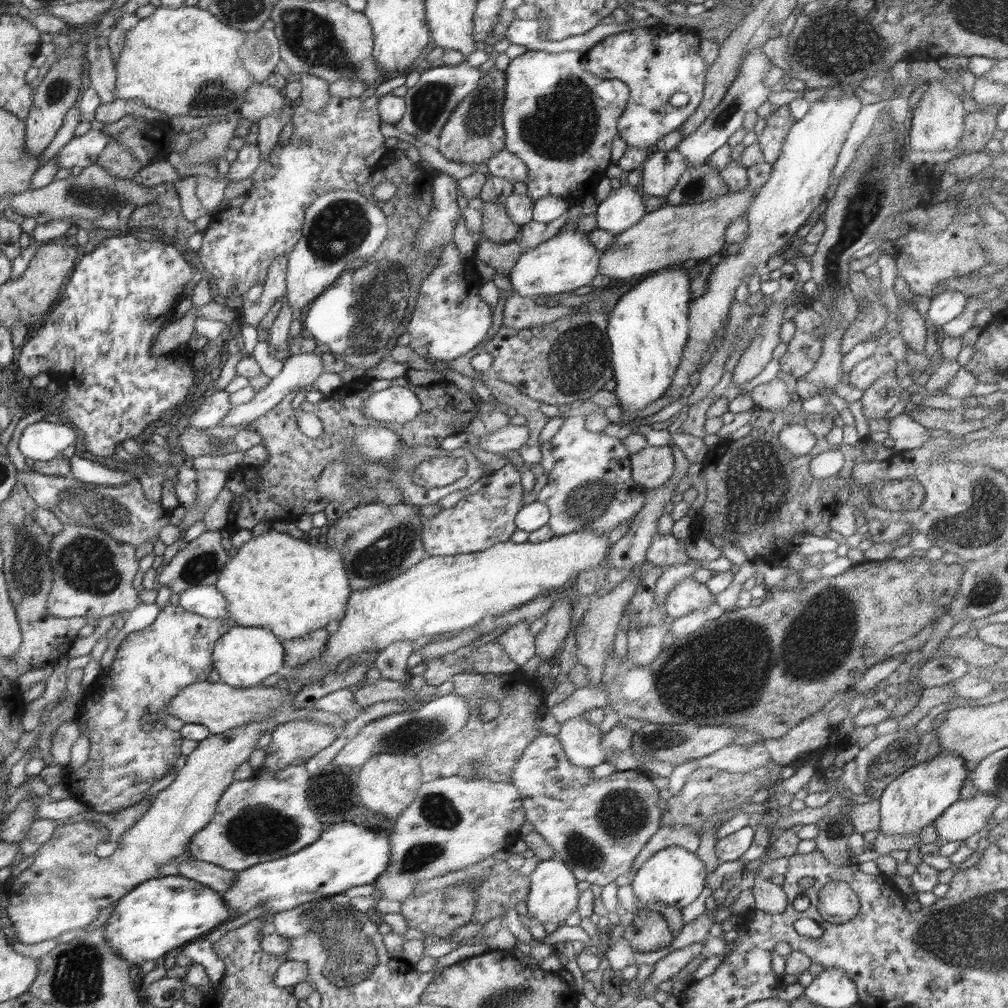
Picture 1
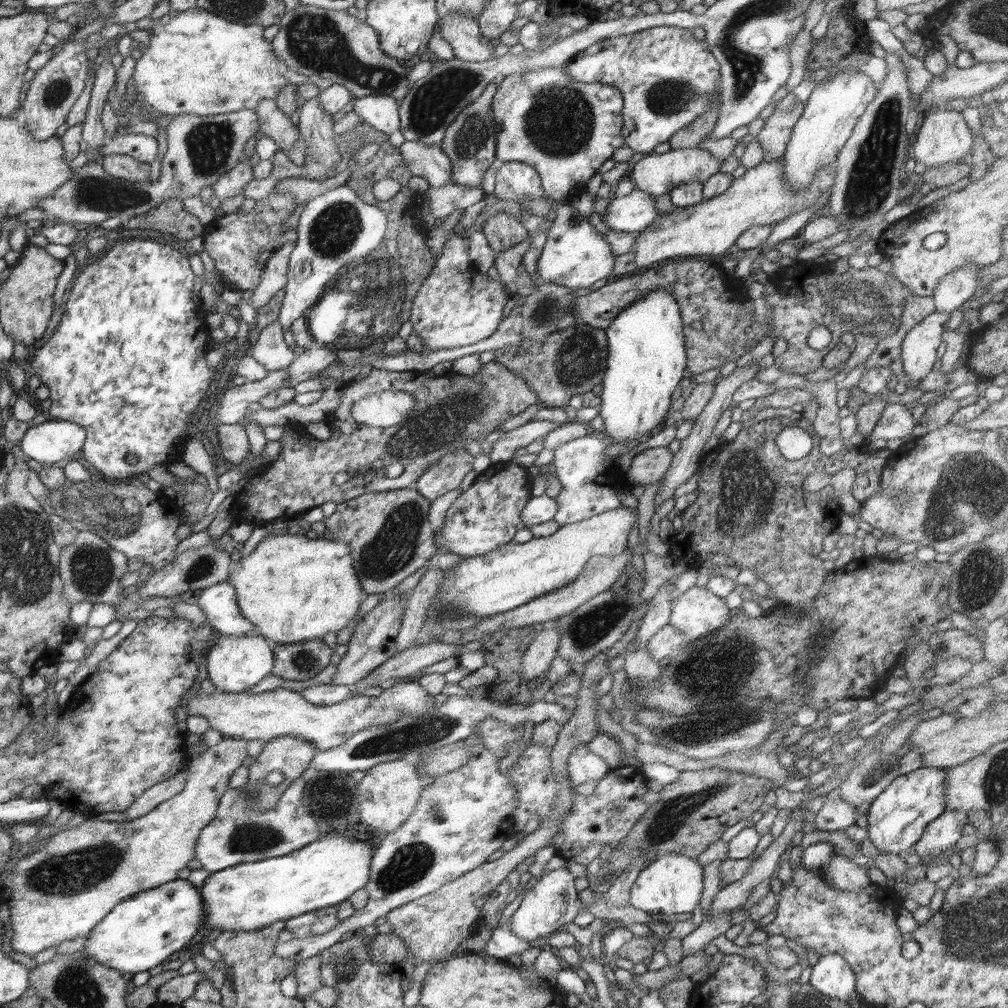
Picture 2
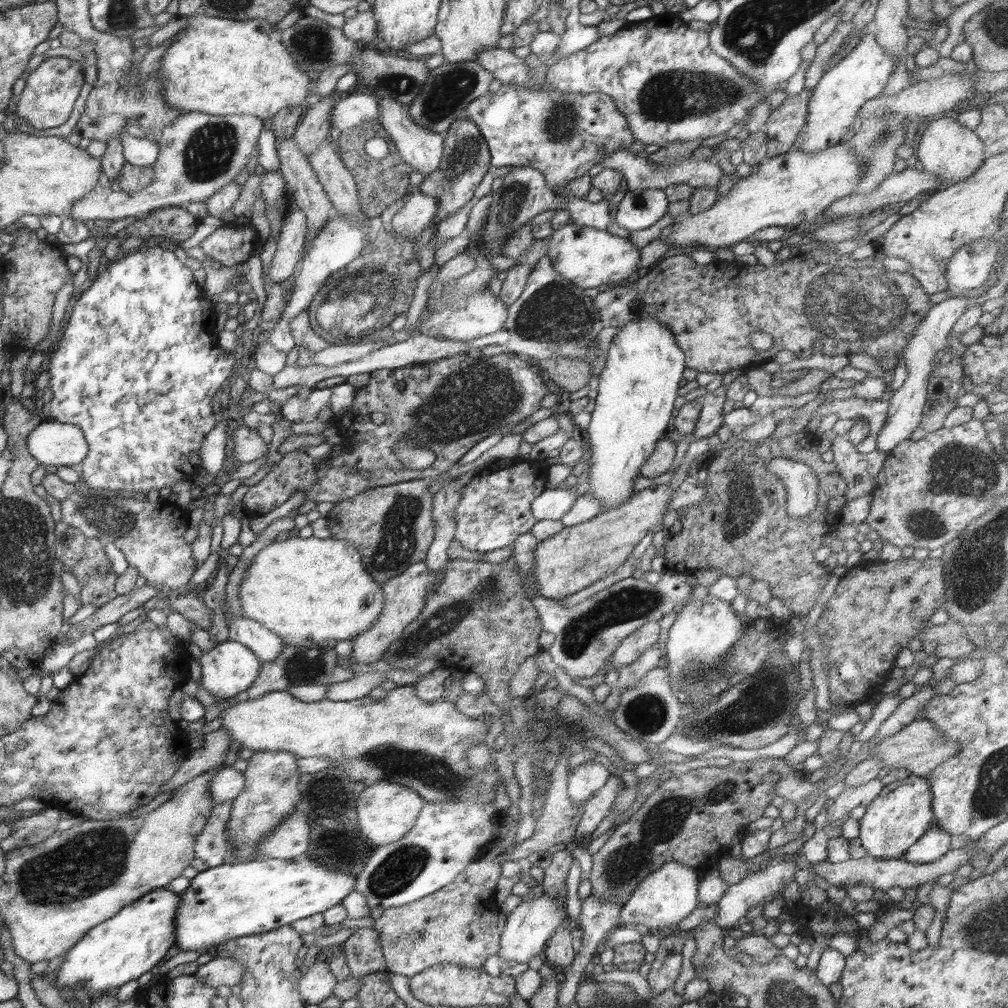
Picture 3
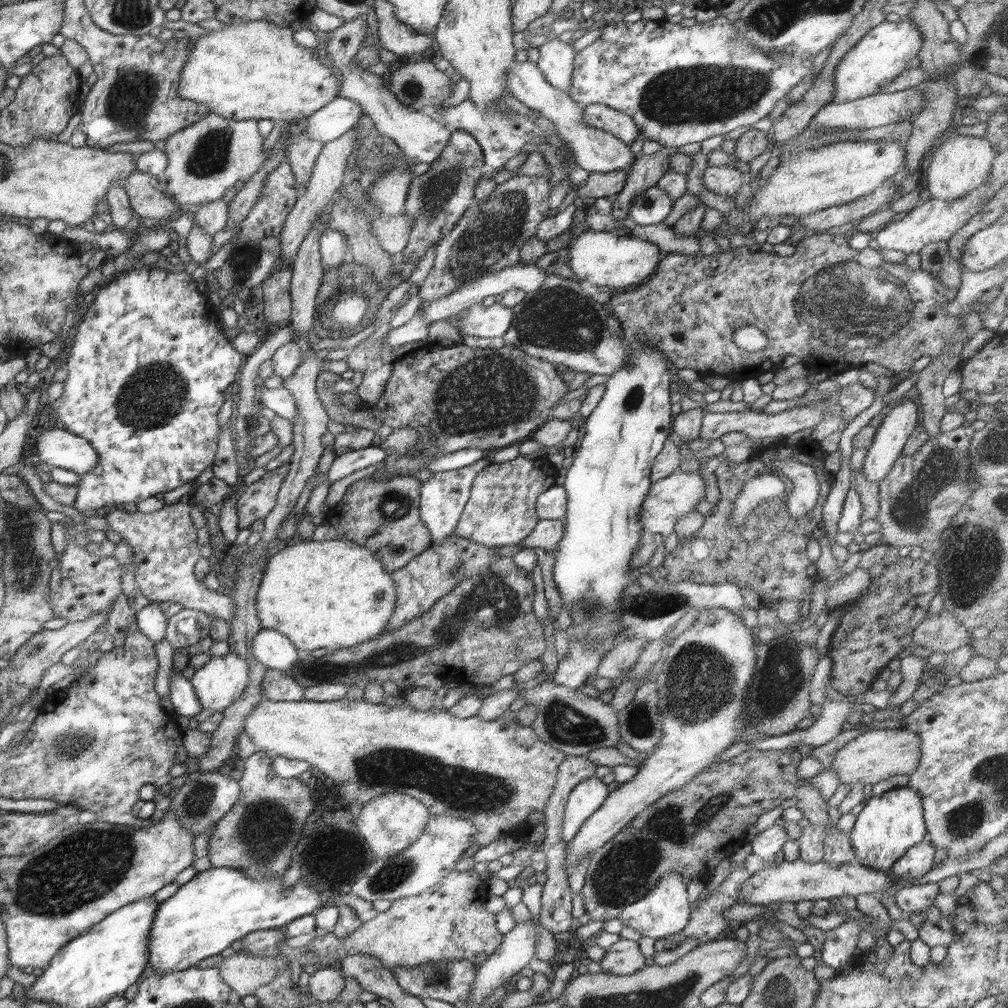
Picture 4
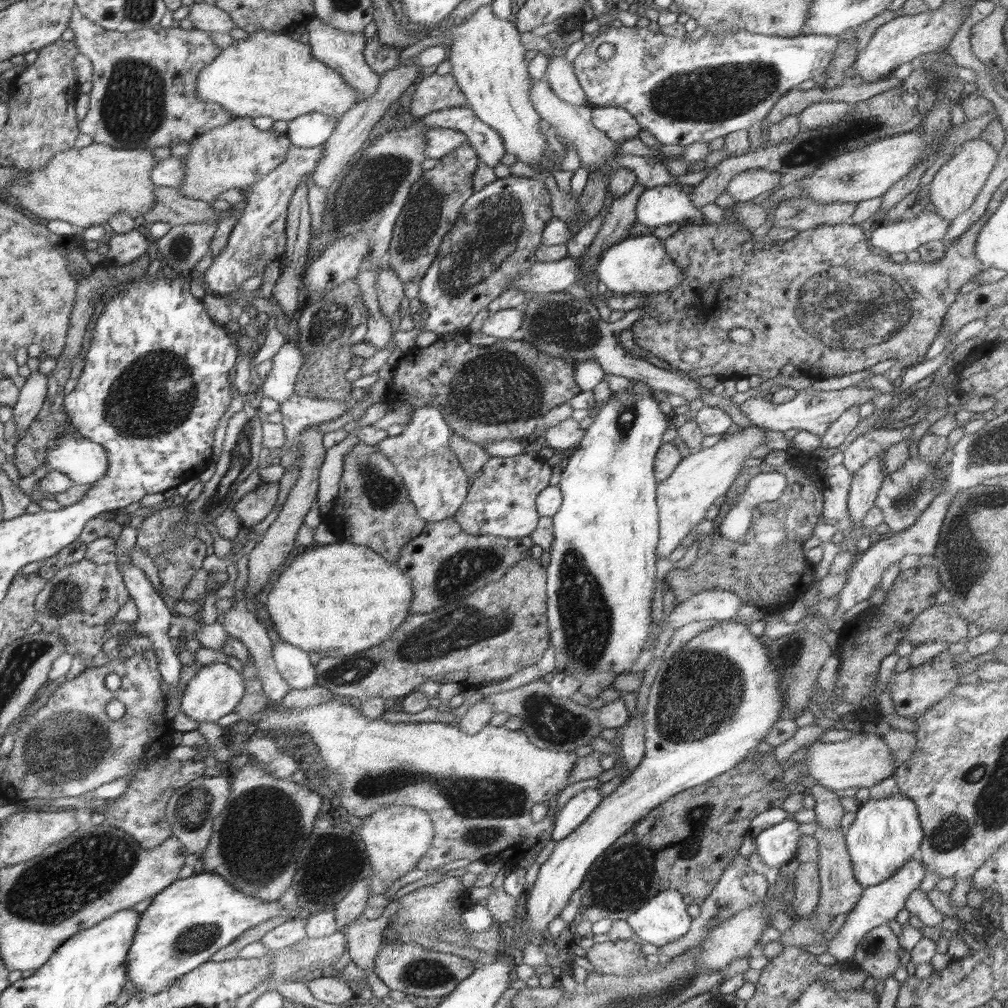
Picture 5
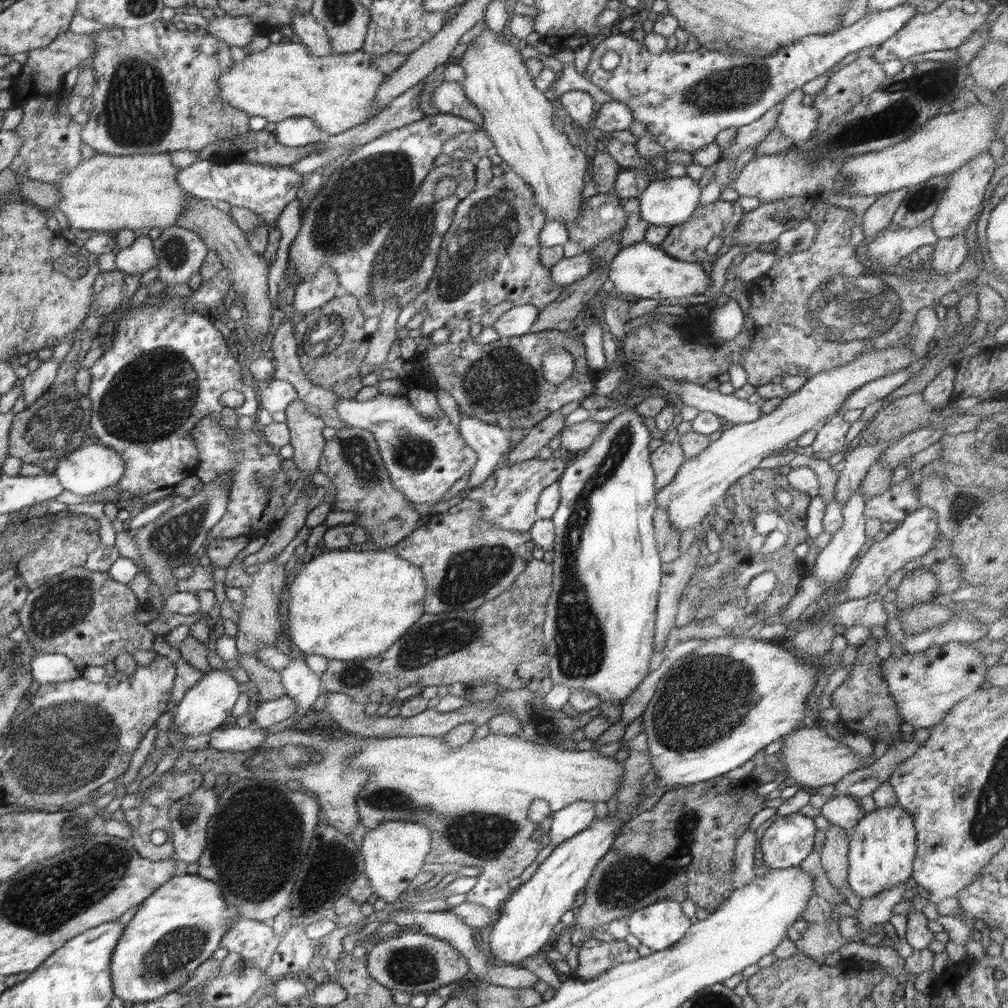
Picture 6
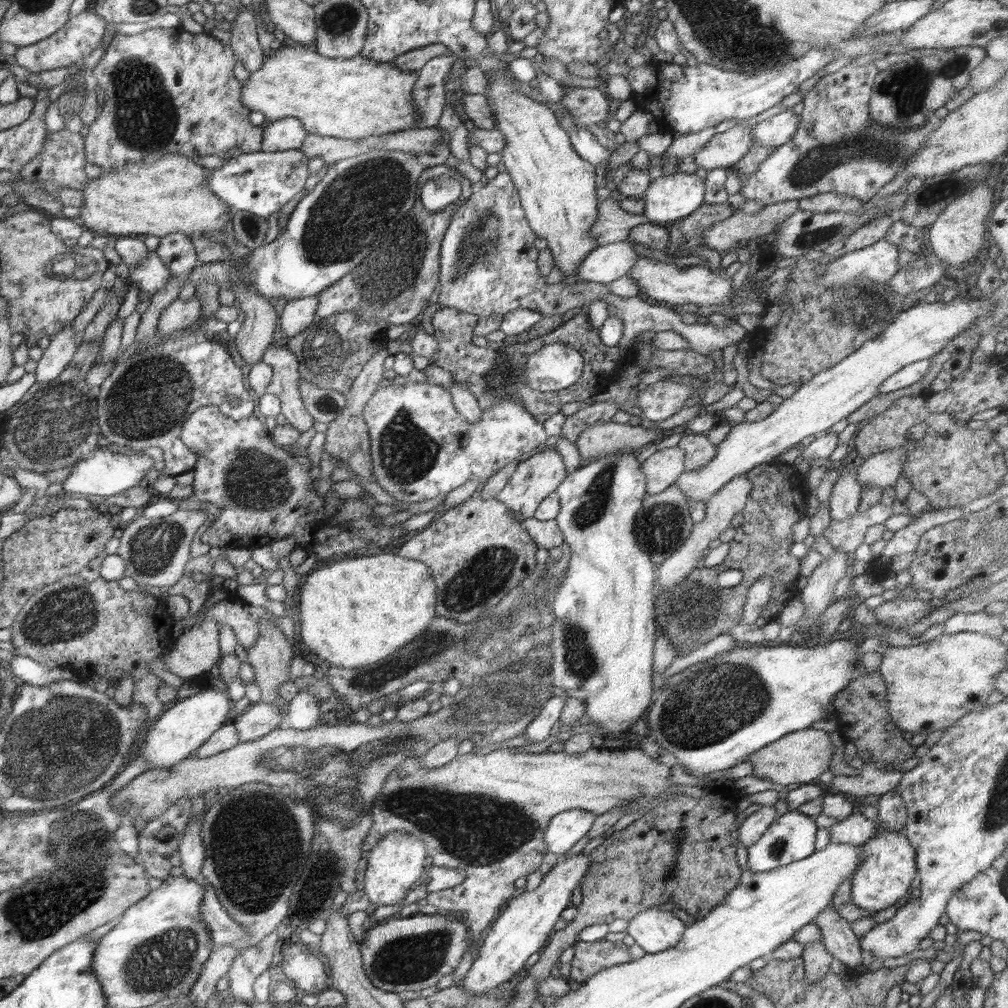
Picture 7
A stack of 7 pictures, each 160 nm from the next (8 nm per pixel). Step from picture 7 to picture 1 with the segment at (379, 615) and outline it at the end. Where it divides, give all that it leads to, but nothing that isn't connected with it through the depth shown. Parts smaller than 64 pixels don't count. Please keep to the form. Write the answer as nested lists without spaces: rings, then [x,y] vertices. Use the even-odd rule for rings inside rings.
[[[274,530],[263,533],[260,536],[253,536],[249,542],[246,542],[246,544],[240,548],[238,547],[237,554],[231,559],[228,559],[228,563],[224,565],[224,569],[218,573],[215,587],[226,597],[227,603],[229,604],[226,612],[228,612],[228,618],[230,618],[230,621],[234,625],[270,629],[270,632],[281,639],[282,642],[284,642],[284,640],[302,638],[309,633],[314,633],[314,630],[325,628],[326,625],[333,620],[340,621],[342,617],[344,617],[344,613],[346,613],[350,595],[353,593],[349,585],[349,574],[346,572],[344,562],[342,562],[342,556],[340,556],[338,550],[328,550],[324,544],[314,546],[314,544],[308,542],[306,536],[297,534],[294,531],[282,534],[282,532]]]

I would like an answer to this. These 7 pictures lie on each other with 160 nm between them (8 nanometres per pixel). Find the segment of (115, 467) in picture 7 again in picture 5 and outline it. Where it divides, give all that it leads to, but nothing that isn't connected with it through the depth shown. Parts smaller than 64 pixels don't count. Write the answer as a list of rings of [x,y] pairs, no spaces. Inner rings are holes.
[[[82,436],[58,440],[48,454],[48,469],[62,472],[78,485],[94,486],[109,472],[108,451]]]

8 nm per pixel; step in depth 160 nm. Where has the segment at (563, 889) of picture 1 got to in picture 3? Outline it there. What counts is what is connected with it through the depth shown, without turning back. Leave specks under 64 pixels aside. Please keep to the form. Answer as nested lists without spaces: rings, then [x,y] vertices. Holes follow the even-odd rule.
[[[543,893],[529,901],[520,903],[514,911],[507,915],[507,923],[500,930],[500,958],[504,961],[528,963],[532,958],[538,957],[538,955],[542,956],[548,939],[560,925],[570,925],[572,929],[577,927],[576,923],[570,919],[565,920],[565,916],[566,905],[557,898],[551,898],[549,894]]]

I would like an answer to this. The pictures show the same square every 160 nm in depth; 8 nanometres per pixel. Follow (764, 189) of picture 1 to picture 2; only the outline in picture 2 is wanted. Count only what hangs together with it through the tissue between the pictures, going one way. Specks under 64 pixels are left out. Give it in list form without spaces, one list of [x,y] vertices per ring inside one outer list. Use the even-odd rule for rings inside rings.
[[[855,69],[840,71],[836,78],[817,84],[805,102],[805,109],[794,125],[782,156],[783,175],[793,191],[805,191],[817,170],[836,162],[840,150],[852,137],[858,119],[877,95],[877,88],[878,84]]]

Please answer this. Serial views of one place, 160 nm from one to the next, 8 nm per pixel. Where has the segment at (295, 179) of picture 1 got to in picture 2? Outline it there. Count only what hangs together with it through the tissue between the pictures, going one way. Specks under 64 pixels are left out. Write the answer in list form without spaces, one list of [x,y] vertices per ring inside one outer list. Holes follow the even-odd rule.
[[[272,191],[267,198],[256,201],[256,206],[250,212],[244,211],[242,207],[227,215],[217,216],[210,224],[205,225],[205,233],[203,234],[203,244],[205,251],[215,260],[215,268],[220,272],[222,283],[237,291],[249,291],[256,288],[262,282],[261,274],[264,273],[268,260],[277,250],[287,242],[295,242],[297,239],[297,229],[294,231],[286,231],[282,229],[282,225],[288,220],[289,216],[294,212],[296,207],[295,196],[292,193],[276,193]]]

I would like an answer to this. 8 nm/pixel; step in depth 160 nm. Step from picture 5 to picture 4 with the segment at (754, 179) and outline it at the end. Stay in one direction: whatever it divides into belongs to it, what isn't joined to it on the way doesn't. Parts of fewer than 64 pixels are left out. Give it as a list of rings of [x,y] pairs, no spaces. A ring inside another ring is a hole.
[[[707,166],[703,170],[705,187],[720,196],[735,196],[747,181],[747,175],[732,166]]]

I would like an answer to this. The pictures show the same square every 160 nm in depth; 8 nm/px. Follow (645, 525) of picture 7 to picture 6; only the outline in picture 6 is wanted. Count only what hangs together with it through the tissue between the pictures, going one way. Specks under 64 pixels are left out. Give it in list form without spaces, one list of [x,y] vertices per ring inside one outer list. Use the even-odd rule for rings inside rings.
[[[657,508],[652,521],[654,521],[654,531],[656,531],[656,547],[658,547],[662,563],[670,563],[680,558],[681,534],[670,526],[666,510]]]

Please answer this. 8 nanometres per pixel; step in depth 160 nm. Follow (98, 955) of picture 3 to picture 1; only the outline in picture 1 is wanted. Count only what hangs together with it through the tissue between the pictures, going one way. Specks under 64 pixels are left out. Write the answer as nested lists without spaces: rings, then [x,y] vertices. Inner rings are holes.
[[[179,874],[158,876],[138,885],[117,902],[110,918],[105,922],[103,937],[114,954],[126,960],[131,968],[136,965],[141,968],[144,962],[159,959],[172,948],[178,948],[184,942],[190,943],[190,940],[199,938],[202,934],[207,935],[211,930],[225,924],[234,916],[234,912],[225,905],[224,894],[214,890],[213,887],[204,886],[194,879],[184,878]]]

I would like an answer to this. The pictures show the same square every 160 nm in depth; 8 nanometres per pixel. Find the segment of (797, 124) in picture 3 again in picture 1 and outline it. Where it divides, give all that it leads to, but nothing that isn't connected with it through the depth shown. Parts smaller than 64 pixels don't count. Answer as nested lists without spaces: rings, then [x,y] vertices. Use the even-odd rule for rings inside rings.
[[[788,105],[778,107],[766,119],[764,132],[757,138],[757,144],[762,149],[764,162],[772,165],[780,157],[783,143],[795,121]]]

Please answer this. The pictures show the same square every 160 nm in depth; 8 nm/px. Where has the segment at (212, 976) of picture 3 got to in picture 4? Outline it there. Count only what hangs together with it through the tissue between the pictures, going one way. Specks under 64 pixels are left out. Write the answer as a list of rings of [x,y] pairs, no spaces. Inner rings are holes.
[[[239,952],[223,958],[218,970],[231,990],[242,998],[258,991],[258,987],[272,983],[272,978],[278,975],[278,959],[258,958]]]

